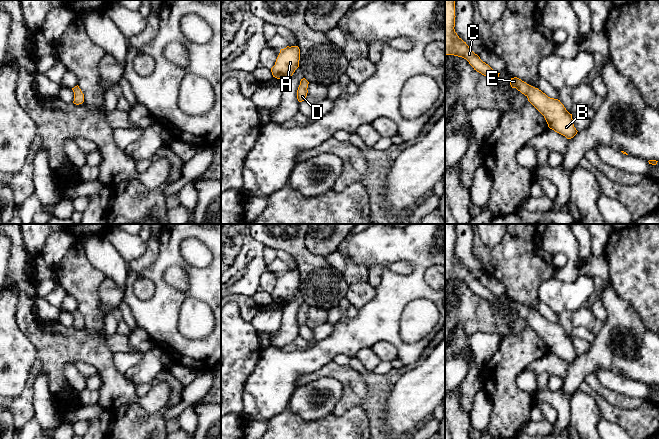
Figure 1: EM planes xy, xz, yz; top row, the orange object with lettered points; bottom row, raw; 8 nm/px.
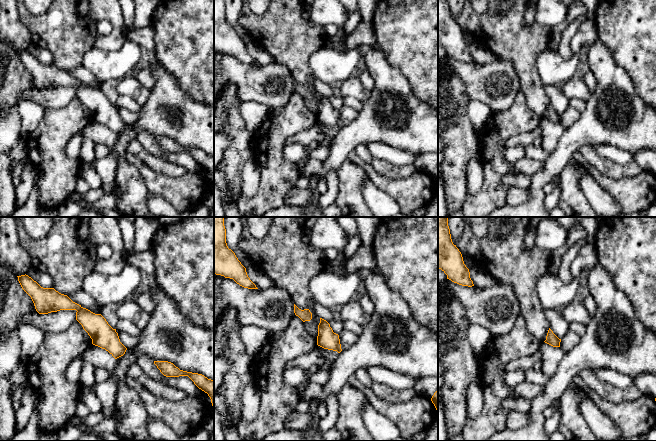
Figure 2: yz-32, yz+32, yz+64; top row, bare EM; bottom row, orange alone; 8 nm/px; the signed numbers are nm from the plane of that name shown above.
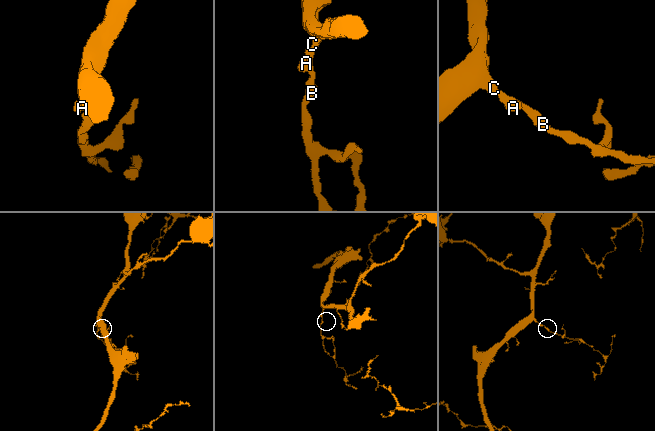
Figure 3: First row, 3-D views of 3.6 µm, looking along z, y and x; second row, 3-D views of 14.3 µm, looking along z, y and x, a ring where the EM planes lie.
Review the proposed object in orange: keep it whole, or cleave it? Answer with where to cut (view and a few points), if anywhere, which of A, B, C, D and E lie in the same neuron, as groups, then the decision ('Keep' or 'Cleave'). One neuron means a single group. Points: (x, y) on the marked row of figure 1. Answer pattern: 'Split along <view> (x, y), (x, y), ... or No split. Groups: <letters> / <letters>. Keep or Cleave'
No split. Groups: A B C D E. Keep

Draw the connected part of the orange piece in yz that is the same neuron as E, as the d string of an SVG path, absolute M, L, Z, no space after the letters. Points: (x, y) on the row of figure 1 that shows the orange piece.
M517 77L511 78L510 85L528 98L528 101L544 116L550 129L567 139L573 138L577 134L572 114L566 110L560 100L548 97L538 88Z

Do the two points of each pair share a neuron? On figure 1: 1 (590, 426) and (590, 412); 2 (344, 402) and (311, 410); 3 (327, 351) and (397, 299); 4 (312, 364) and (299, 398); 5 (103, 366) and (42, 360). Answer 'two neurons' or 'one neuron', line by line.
1: one neuron
2: two neurons
3: one neuron
4: two neurons
5: one neuron

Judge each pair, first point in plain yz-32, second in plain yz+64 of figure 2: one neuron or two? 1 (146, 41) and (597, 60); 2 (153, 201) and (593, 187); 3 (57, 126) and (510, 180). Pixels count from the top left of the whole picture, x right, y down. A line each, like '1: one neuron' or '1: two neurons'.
1: two neurons
2: one neuron
3: two neurons

